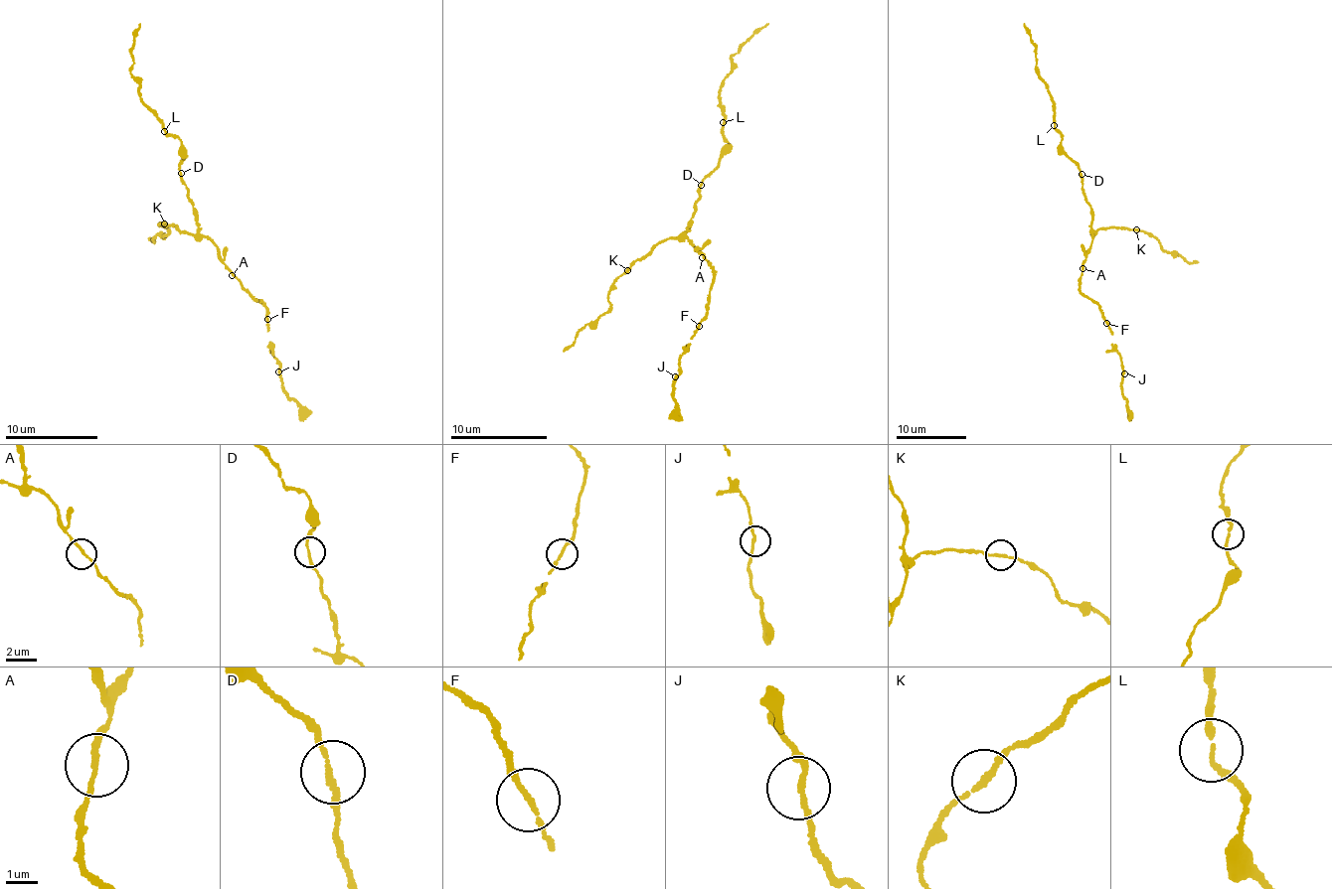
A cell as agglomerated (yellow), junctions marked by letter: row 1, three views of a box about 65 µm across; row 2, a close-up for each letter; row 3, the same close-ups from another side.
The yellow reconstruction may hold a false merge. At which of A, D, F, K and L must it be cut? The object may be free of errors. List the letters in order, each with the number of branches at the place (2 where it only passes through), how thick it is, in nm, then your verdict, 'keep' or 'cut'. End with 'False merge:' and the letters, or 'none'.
A: 2 branches meet; 160 nm thick; keep
D: 2 branches meet; 140 nm thick; keep
F: 2 branches meet; 140 nm thick; keep
K: 2 branches meet; 150 nm thick; keep
L: 2 branches meet; 150 nm thick; keep
False merge: none

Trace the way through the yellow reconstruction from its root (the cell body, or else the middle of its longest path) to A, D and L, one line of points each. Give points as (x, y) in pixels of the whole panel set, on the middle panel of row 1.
A: (689, 226), (685, 233), (702, 257)
D: (689, 226), (701, 185)
L: (689, 226), (700, 194), (699, 188), (717, 166), (728, 144), (723, 132), (723, 122)

